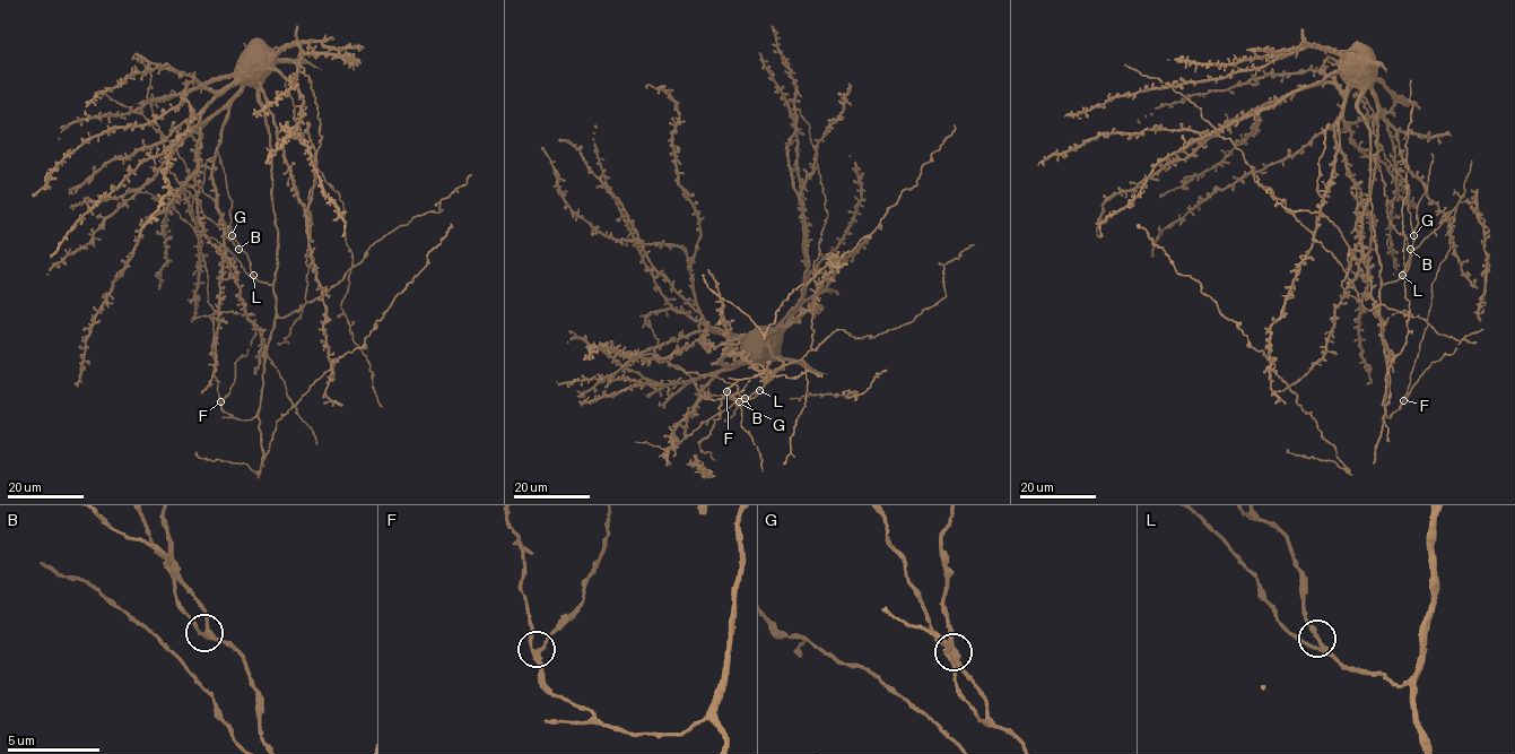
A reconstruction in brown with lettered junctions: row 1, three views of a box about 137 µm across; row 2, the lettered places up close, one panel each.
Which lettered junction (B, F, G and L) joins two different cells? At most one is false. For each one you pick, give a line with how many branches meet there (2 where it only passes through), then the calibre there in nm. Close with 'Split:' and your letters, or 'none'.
G: branches 3; calibre 240 nm
Split: G

